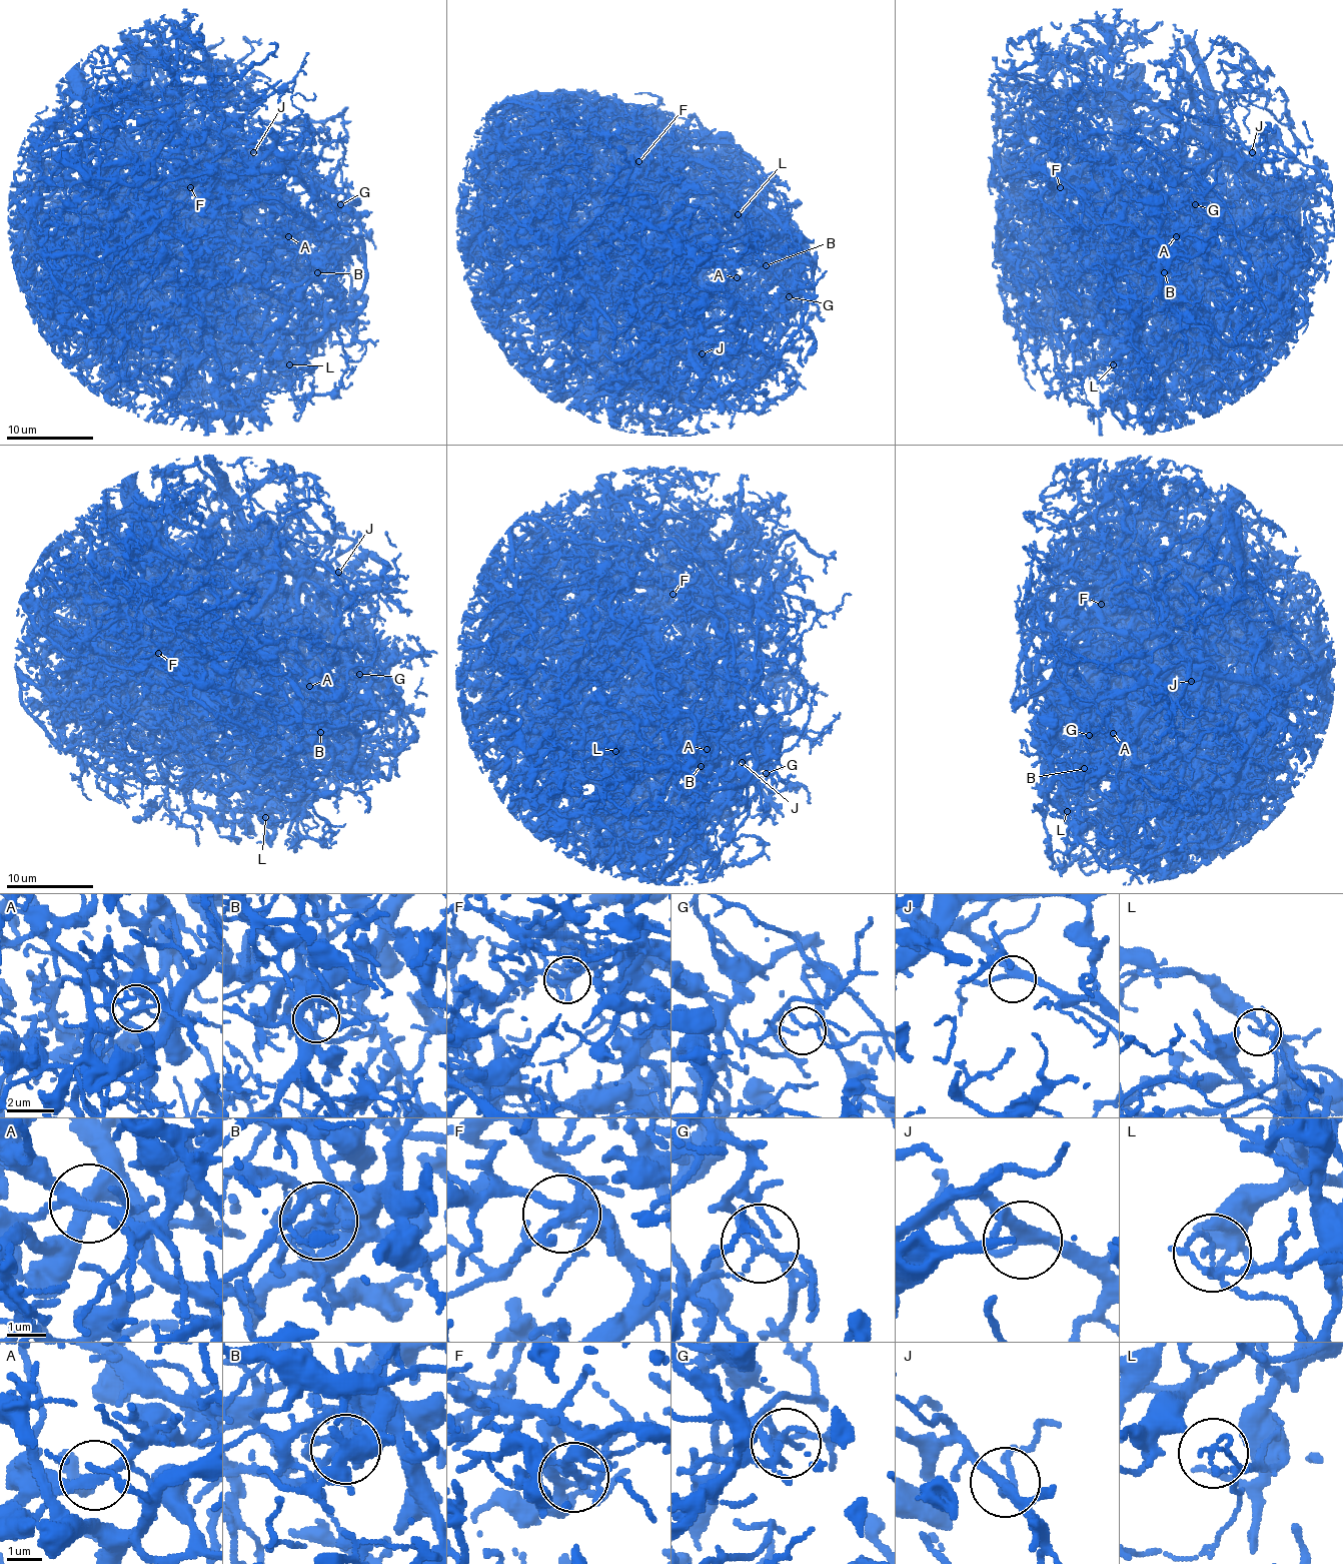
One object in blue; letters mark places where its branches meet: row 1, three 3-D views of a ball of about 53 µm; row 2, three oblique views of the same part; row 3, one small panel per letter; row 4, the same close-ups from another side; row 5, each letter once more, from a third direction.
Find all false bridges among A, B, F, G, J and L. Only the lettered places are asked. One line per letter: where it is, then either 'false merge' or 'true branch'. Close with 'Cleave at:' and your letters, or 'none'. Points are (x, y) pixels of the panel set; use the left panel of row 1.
A: (288, 236) | false merge
B: (317, 272) | false merge
F: (190, 187) | true branch
G: (340, 204) | true branch
J: (253, 152) | true branch
L: (289, 364) | false merge
Cleave at: A, B, L

